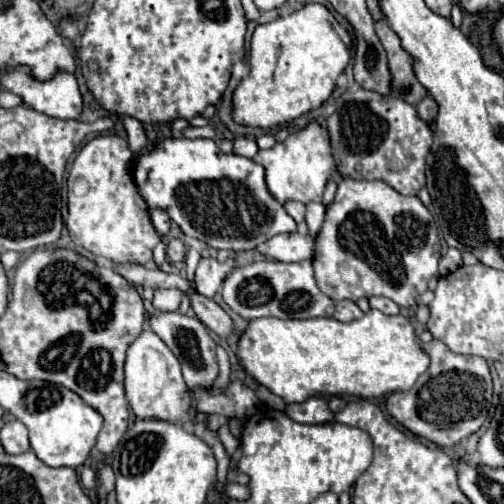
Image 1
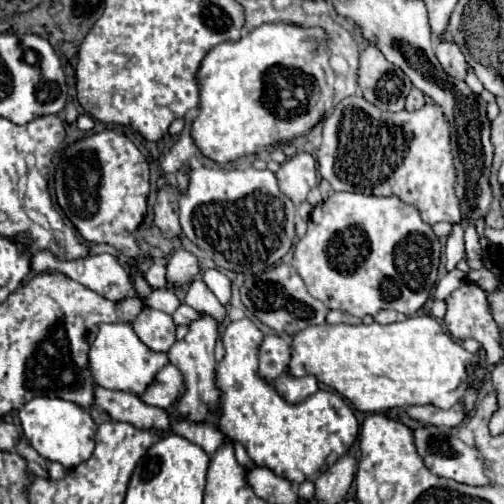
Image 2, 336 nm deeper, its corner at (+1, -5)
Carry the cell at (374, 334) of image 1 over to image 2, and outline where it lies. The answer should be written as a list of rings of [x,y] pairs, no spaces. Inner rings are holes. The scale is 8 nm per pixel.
[[[416,315],[406,318],[404,322],[396,322],[388,326],[382,326],[378,322],[372,322],[368,326],[366,324],[310,326],[296,332],[290,346],[292,346],[292,356],[286,366],[288,374],[298,378],[306,374],[314,374],[318,382],[342,394],[360,412],[384,412],[396,406],[416,406],[416,404],[434,404],[446,410],[464,398],[462,388],[466,390],[466,382],[468,382],[468,376],[466,376],[468,362],[476,364],[478,380],[482,380],[484,376],[484,372],[478,368],[478,356],[470,354],[458,342],[454,342],[452,336],[446,334],[442,326],[436,322],[436,318],[429,315]]]

